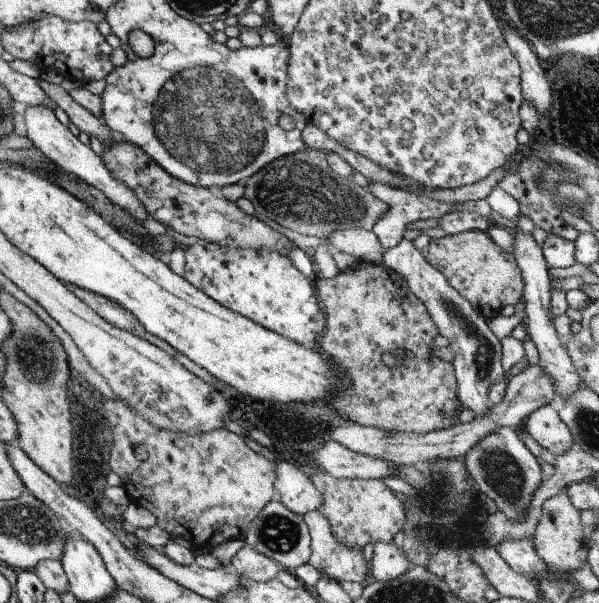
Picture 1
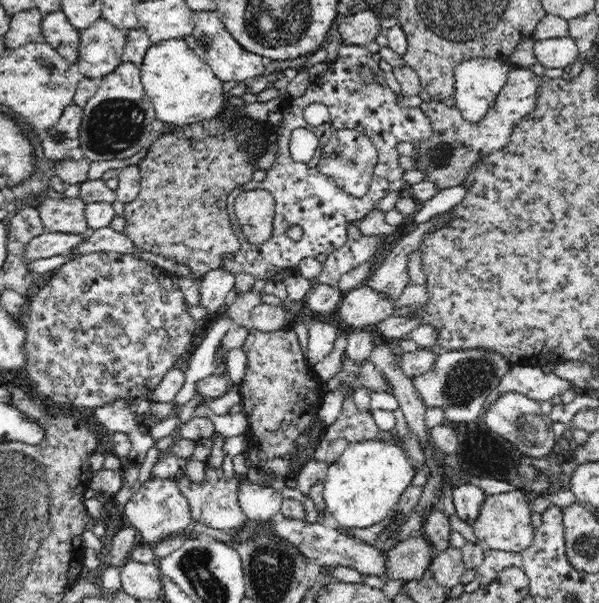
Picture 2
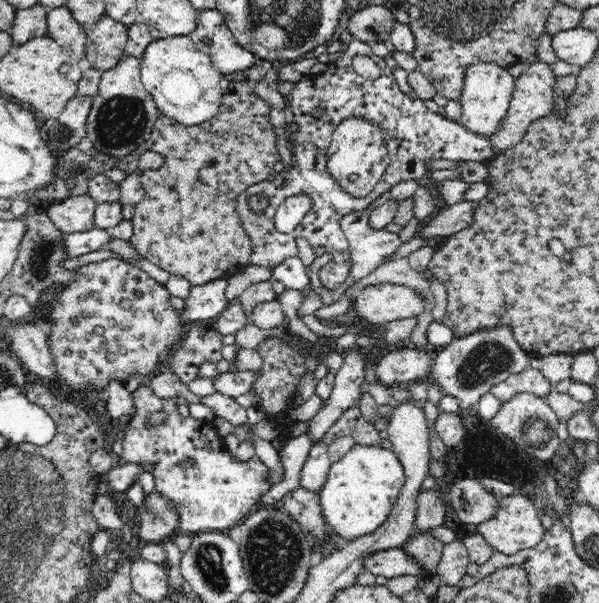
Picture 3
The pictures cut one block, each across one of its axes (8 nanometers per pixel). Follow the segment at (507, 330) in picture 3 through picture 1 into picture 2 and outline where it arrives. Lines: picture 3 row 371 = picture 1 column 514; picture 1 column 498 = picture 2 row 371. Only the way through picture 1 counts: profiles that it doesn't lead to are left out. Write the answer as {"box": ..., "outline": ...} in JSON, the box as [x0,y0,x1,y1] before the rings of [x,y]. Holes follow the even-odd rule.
{"box":[413,348,514,422],"outline":[[[456,348],[443,350],[435,359],[434,366],[428,372],[413,378],[417,393],[423,397],[425,405],[443,406],[445,421],[470,422],[483,413],[484,400],[496,392],[502,378],[514,365],[504,355],[485,348]]]}

